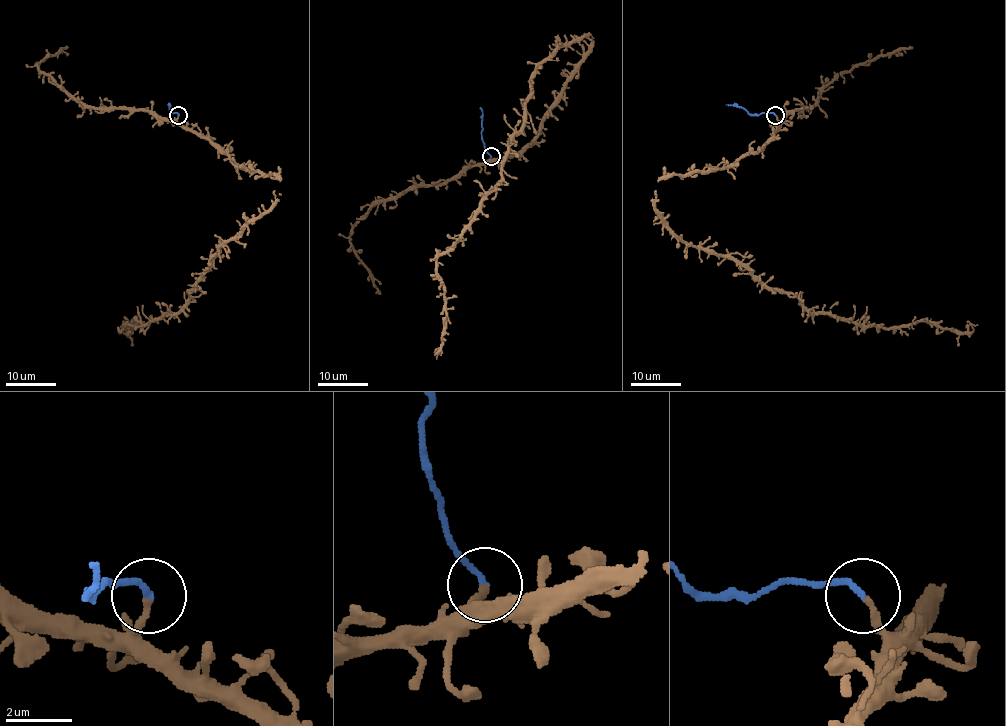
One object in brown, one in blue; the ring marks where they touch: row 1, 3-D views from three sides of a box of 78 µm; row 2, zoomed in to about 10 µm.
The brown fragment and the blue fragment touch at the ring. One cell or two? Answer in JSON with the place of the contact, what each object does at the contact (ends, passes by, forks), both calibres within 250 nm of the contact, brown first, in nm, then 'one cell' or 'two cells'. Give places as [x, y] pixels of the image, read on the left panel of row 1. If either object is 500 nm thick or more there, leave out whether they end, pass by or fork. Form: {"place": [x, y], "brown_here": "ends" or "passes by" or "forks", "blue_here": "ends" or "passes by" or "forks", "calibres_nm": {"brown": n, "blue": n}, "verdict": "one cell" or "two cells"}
{"place": [178, 115], "brown_here": "ends", "blue_here": "ends", "calibres_nm": {"brown": 190, "blue": 160}, "verdict": "two cells"}

